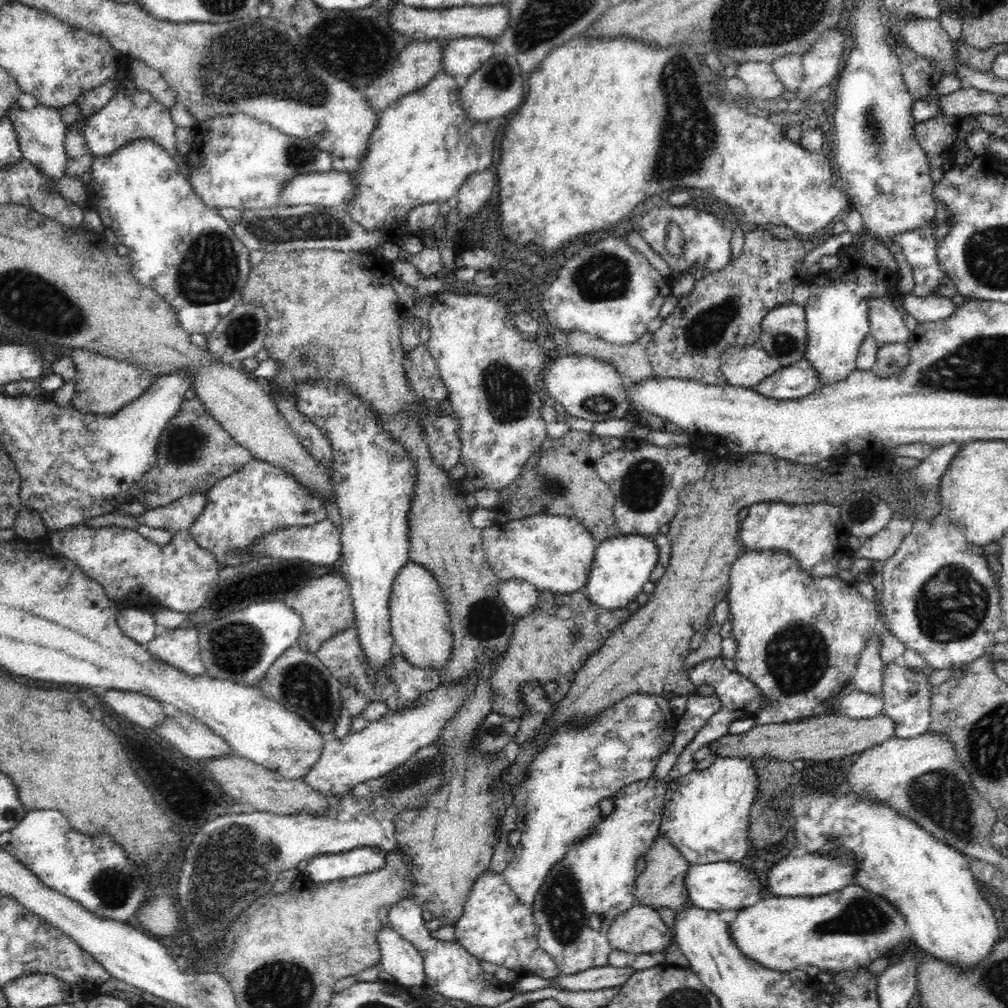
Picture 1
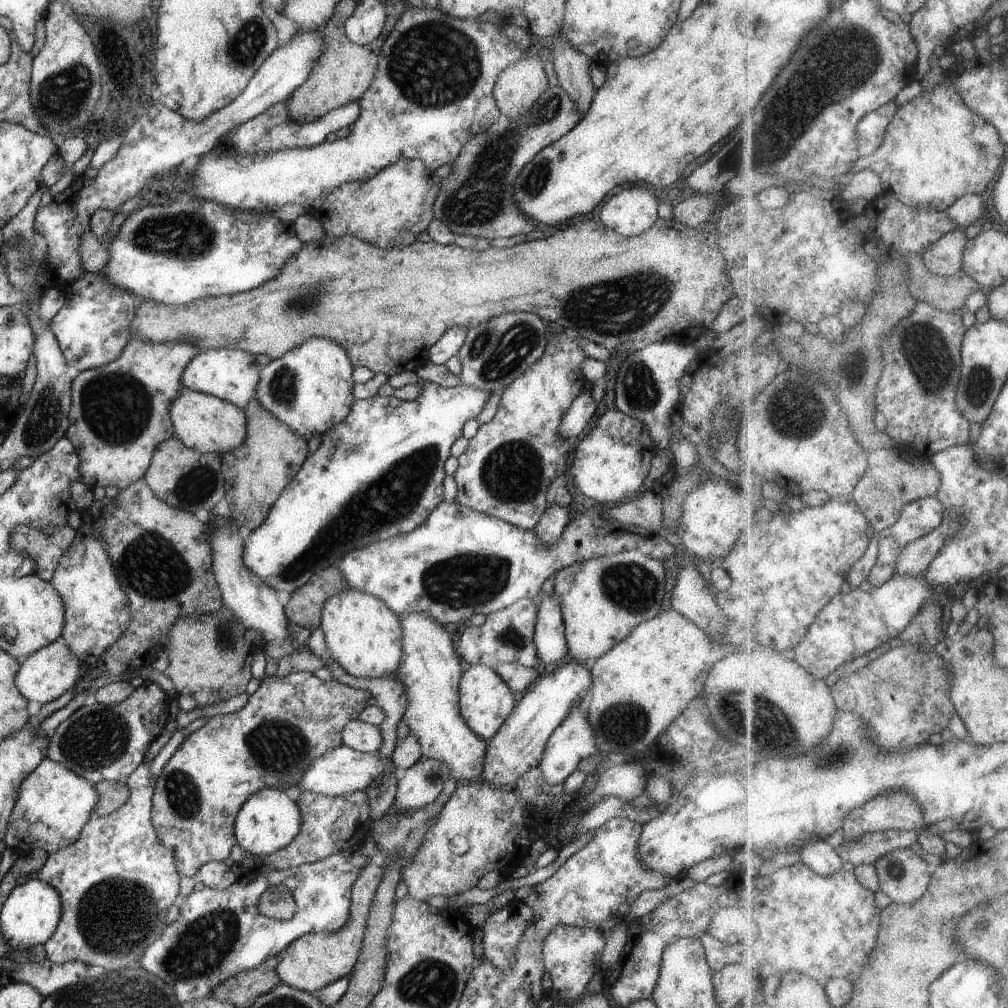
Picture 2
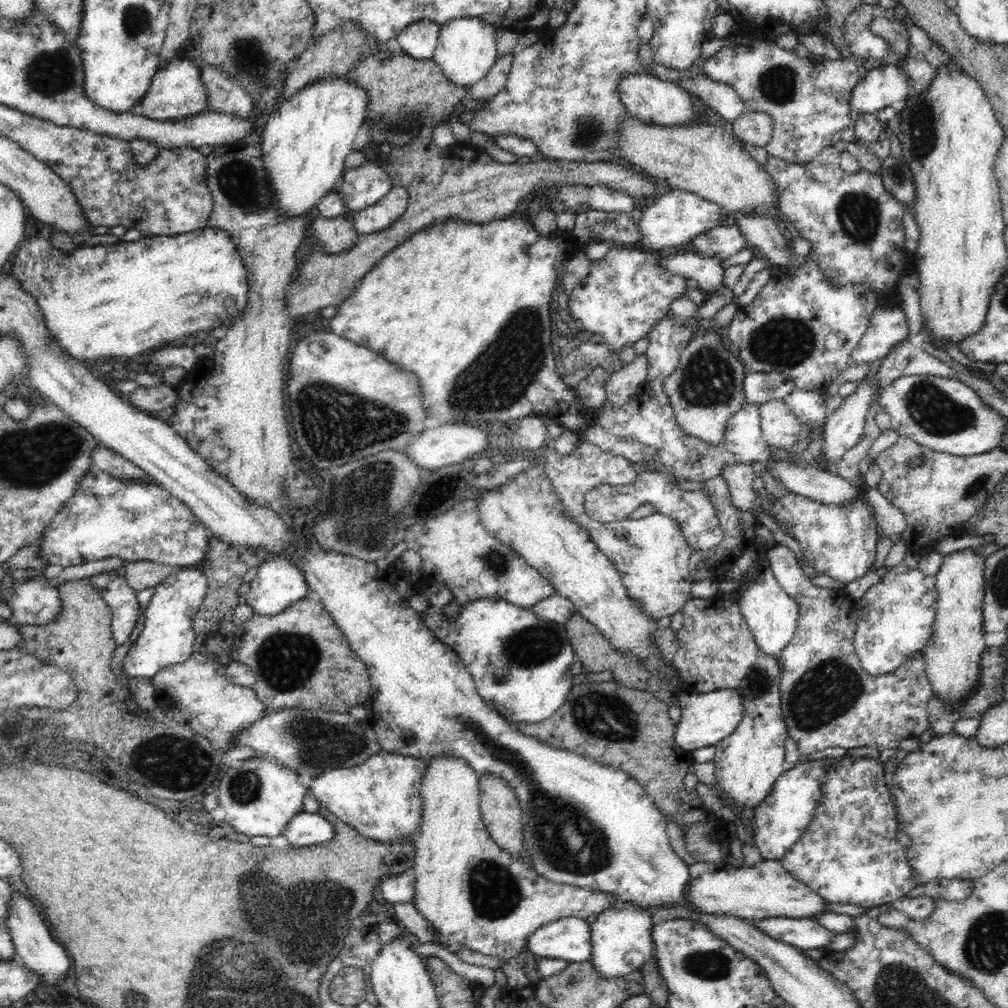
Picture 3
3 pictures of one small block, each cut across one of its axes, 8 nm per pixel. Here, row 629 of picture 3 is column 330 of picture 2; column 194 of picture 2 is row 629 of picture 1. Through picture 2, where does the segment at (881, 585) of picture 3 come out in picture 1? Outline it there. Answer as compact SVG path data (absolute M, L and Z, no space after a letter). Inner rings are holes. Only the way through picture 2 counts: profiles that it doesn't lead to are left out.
M942 513L933 516L931 519L916 519L912 530L903 538L898 551L884 561L883 566L883 589L881 592L881 604L884 605L883 612L889 623L889 628L892 634L903 642L905 648L915 650L922 658L933 668L933 670L944 670L944 668L957 668L974 662L981 656L986 655L987 648L995 642L995 634L1000 630L1003 623L1003 612L999 602L1001 601L999 593L999 580L994 575L992 569L988 565L985 555L974 554L968 548L969 543L963 532L954 523L950 522L947 516Z

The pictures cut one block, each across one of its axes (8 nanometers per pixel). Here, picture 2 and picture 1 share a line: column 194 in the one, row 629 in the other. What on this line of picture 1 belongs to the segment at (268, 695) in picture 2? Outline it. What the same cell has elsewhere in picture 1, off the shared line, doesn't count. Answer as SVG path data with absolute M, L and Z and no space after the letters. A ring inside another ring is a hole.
M748 550L742 552L736 560L734 560L730 576L729 576L729 591L727 592L727 599L729 604L729 615L728 620L732 623L732 630L731 630L731 637L737 642L737 649L735 652L735 655L733 656L733 660L736 664L736 670L738 673L740 673L744 678L749 678L760 691L761 698L765 700L765 705L757 710L757 713L755 714L755 717L753 718L755 720L756 725L760 724L780 724L780 723L790 723L790 722L798 722L802 721L807 718L812 718L814 716L818 715L826 715L831 711L835 710L836 704L839 702L838 700L838 692L846 686L846 682L850 680L851 674L855 671L855 666L857 663L857 660L859 659L859 656L861 655L862 649L865 647L865 644L868 642L868 639L876 633L876 630L879 628L879 624L876 621L878 618L878 610L875 606L875 603L868 601L865 597L862 597L860 593L858 593L858 589L856 589L856 582L846 582L846 580L842 580L839 575L827 575L827 576L812 576L811 574L808 574L805 570L802 570L799 567L799 564L791 557L791 554L786 553L785 551L754 551L754 550Z

